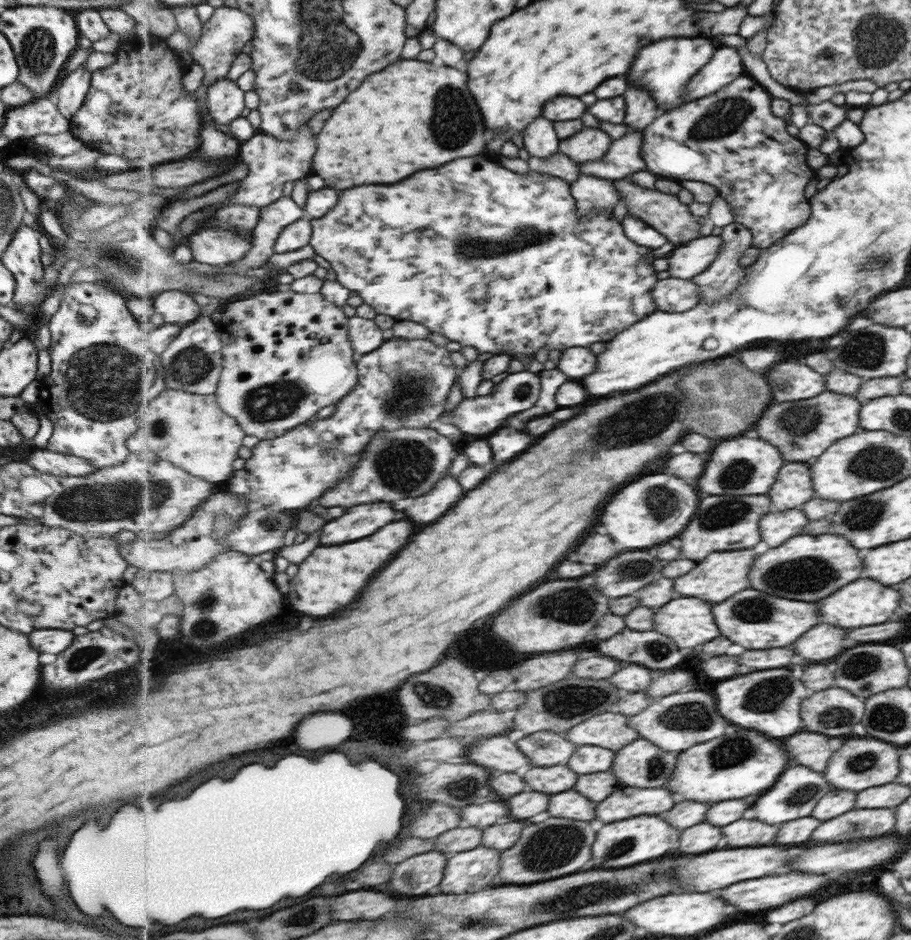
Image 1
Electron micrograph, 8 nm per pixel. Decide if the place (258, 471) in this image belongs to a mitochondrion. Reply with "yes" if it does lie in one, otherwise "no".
no

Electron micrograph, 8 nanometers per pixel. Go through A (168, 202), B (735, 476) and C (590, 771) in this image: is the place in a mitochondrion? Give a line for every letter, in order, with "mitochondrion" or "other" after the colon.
A: other
B: mitochondrion
C: other

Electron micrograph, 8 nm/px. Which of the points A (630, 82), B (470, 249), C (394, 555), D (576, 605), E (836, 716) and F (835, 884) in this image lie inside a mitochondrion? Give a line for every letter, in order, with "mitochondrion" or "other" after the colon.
A: other
B: mitochondrion
C: other
D: mitochondrion
E: mitochondrion
F: other

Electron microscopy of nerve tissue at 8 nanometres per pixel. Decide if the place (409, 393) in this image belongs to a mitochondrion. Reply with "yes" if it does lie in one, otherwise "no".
yes

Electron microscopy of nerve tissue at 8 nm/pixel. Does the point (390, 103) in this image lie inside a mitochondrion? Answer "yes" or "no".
no

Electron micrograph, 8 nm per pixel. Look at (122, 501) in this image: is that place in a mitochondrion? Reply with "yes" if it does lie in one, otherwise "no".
yes

